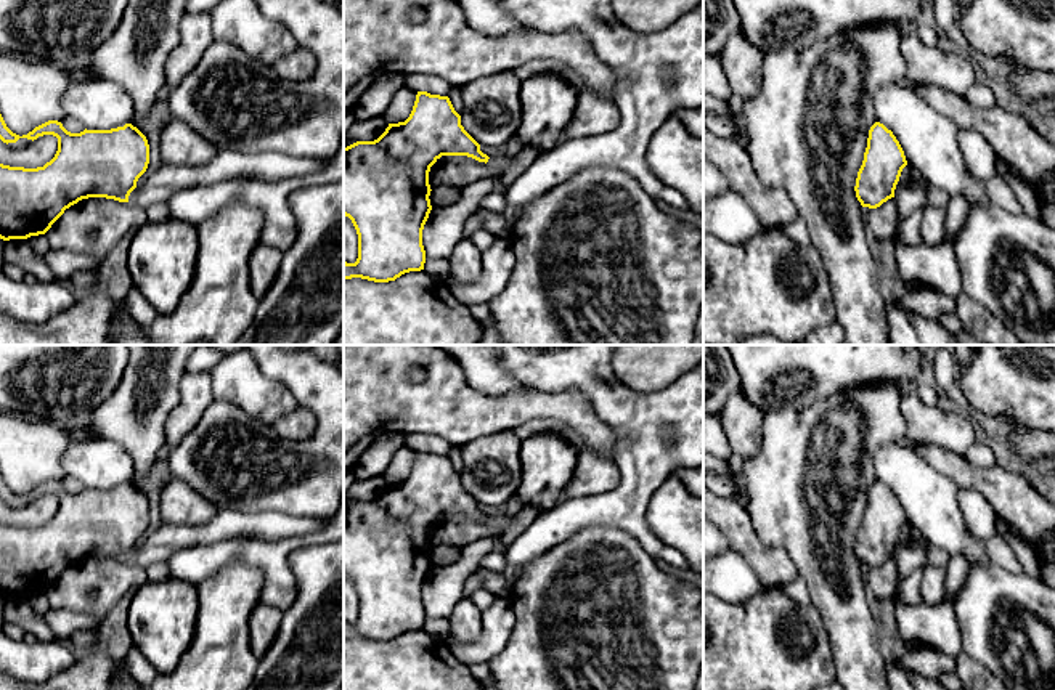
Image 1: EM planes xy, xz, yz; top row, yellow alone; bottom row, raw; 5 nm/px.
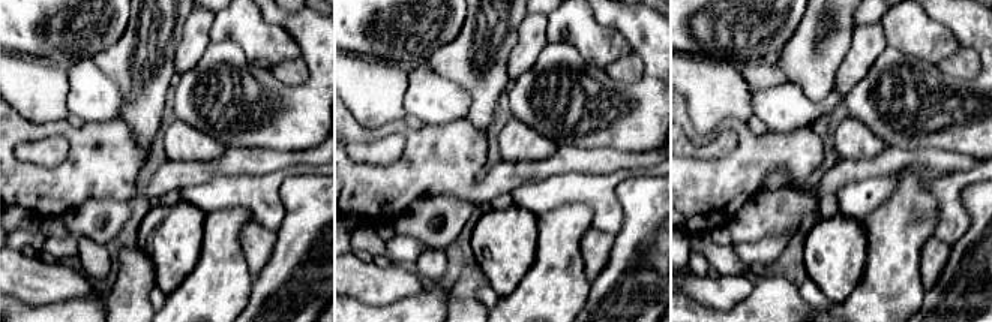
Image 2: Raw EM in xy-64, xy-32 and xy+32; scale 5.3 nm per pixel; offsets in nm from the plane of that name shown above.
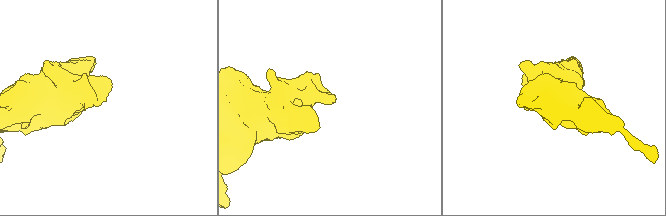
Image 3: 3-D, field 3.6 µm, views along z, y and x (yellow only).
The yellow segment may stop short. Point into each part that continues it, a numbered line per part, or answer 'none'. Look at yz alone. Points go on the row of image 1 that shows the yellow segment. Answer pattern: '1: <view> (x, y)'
none

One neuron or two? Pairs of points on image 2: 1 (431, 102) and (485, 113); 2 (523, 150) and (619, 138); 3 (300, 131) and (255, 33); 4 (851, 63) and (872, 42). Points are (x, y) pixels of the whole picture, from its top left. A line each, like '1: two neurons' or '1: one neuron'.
1: two neurons
2: two neurons
3: two neurons
4: one neuron

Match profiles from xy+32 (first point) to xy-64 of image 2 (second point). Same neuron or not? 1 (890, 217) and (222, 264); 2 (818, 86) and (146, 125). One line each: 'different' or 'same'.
1: same
2: same

